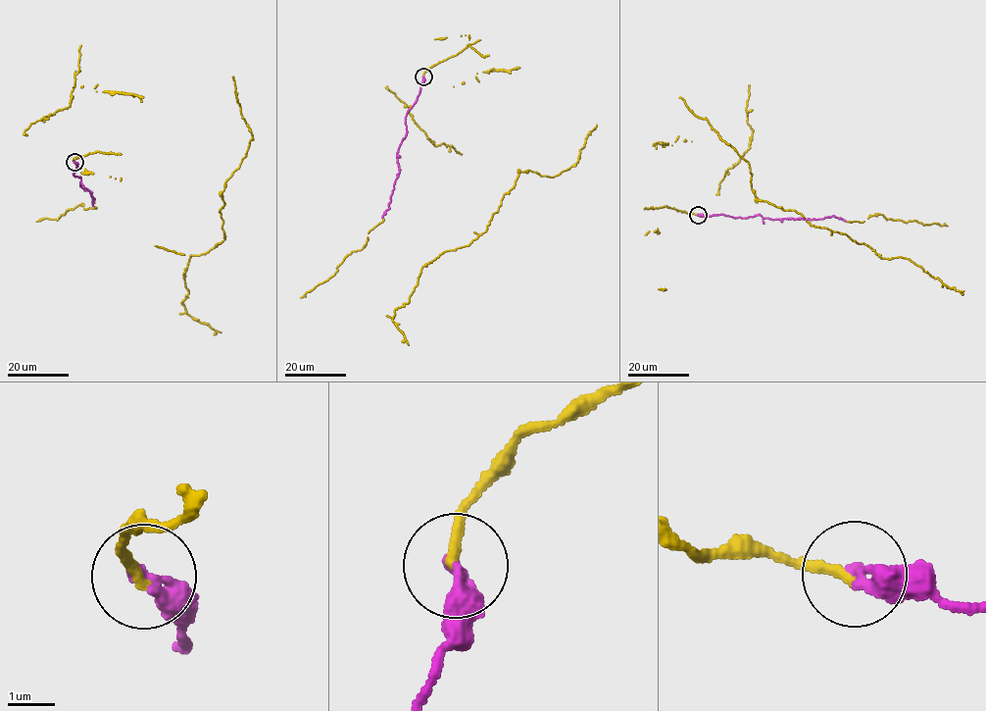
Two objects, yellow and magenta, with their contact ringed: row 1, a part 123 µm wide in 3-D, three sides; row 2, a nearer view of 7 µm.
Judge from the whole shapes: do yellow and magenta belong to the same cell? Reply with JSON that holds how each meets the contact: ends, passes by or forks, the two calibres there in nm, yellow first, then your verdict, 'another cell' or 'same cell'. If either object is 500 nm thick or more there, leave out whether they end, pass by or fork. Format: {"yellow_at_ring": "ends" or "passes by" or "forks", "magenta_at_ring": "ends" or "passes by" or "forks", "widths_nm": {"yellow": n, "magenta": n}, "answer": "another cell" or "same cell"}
{"yellow_at_ring": "ends", "magenta_at_ring": "ends", "widths_nm": {"yellow": 200, "magenta": 360}, "answer": "same cell"}

